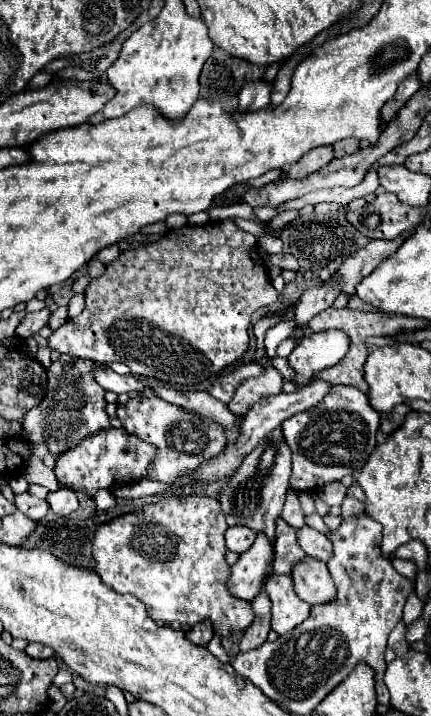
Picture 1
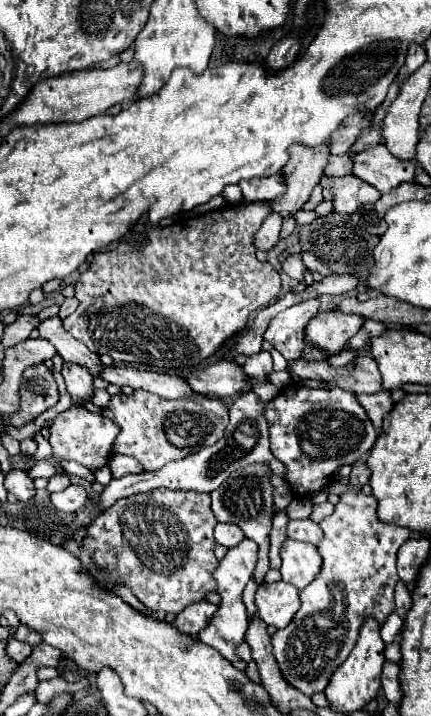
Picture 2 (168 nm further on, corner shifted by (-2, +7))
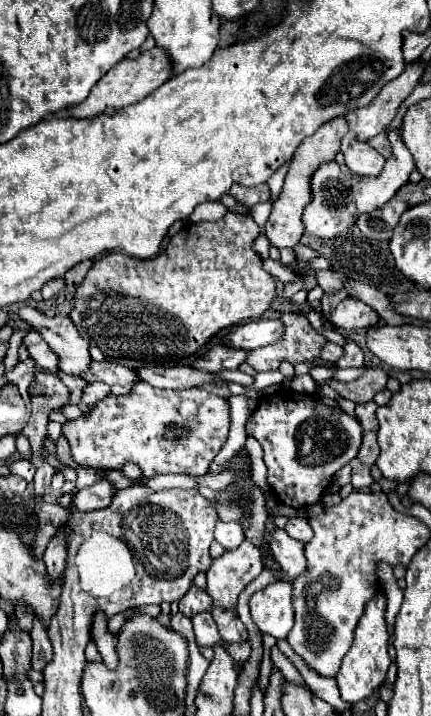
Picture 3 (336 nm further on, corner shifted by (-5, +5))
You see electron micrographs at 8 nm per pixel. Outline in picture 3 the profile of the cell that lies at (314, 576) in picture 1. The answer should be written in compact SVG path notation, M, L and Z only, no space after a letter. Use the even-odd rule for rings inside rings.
M284 529L274 531L270 539L270 549L272 549L274 561L280 565L286 579L296 579L306 571L304 543L288 537Z

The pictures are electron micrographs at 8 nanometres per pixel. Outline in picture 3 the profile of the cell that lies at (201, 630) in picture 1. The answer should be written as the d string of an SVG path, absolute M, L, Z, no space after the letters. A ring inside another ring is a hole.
M196 585L192 587L192 591L188 591L188 595L184 595L184 599L180 599L180 613L186 617L194 617L210 609L212 609L212 597L206 591L200 591Z

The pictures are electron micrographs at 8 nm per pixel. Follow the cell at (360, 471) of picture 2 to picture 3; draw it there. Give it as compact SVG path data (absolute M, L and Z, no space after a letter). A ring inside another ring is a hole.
M364 433L364 445L358 453L358 459L366 465L372 467L378 459L378 443L376 443L376 433Z

